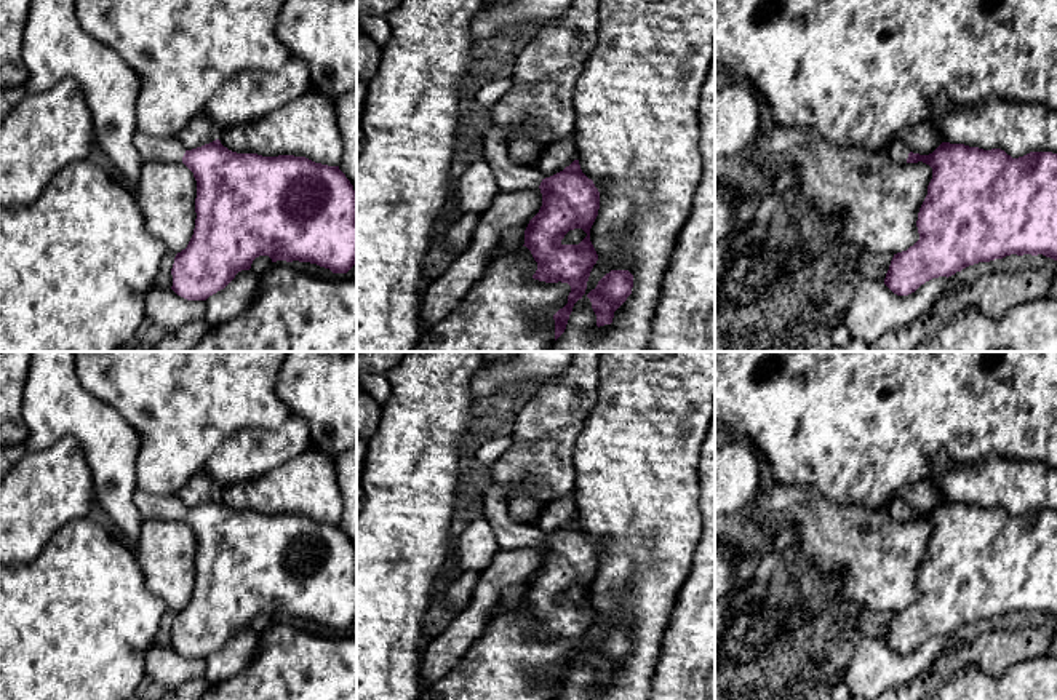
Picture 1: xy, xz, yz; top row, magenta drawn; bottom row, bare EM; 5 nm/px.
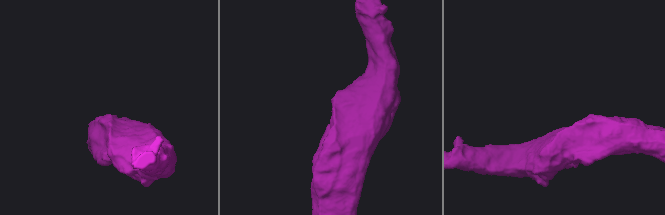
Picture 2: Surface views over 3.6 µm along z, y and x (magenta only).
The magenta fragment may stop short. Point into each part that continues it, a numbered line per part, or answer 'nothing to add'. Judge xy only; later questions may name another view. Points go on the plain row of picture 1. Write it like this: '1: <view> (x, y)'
1: xy (151, 507)

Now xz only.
1: xz (510, 536)

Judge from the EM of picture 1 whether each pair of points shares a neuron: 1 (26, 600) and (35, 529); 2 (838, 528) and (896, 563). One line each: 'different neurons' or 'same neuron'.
1: different neurons
2: same neuron

